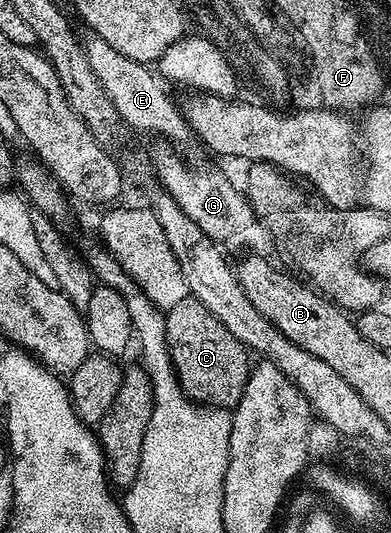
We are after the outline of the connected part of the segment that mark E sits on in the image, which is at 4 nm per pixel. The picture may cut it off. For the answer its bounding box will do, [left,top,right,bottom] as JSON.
[83,34,189,140]

